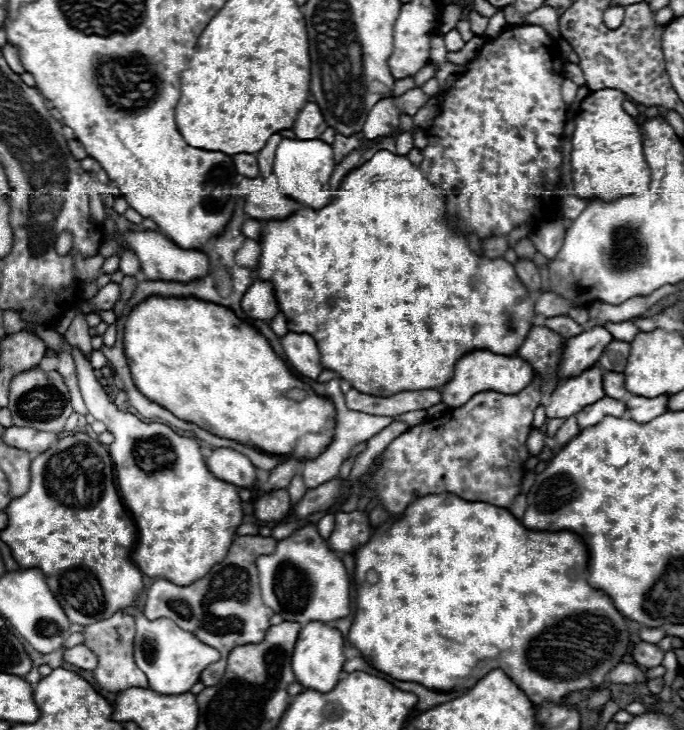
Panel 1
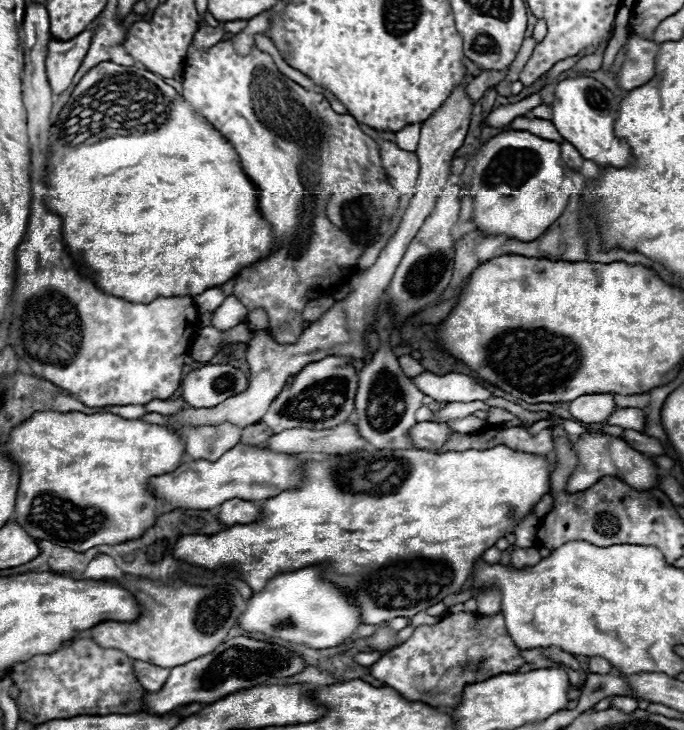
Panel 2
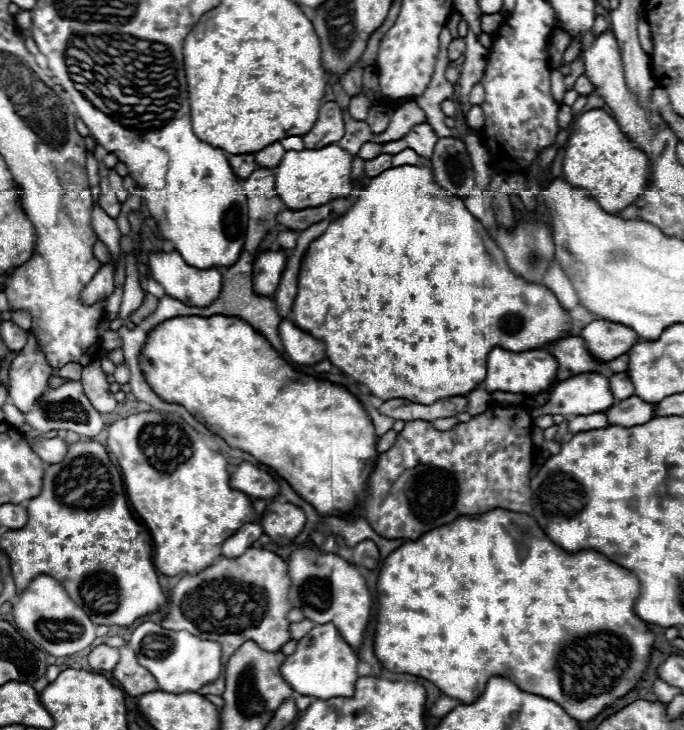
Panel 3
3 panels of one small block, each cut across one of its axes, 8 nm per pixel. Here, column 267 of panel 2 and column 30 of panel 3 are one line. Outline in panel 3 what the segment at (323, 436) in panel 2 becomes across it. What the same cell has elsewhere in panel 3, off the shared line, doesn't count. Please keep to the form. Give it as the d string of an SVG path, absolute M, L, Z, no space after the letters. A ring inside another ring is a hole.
M36 438L30 440L30 448L46 462L46 464L58 464L66 458L68 444L62 438Z

